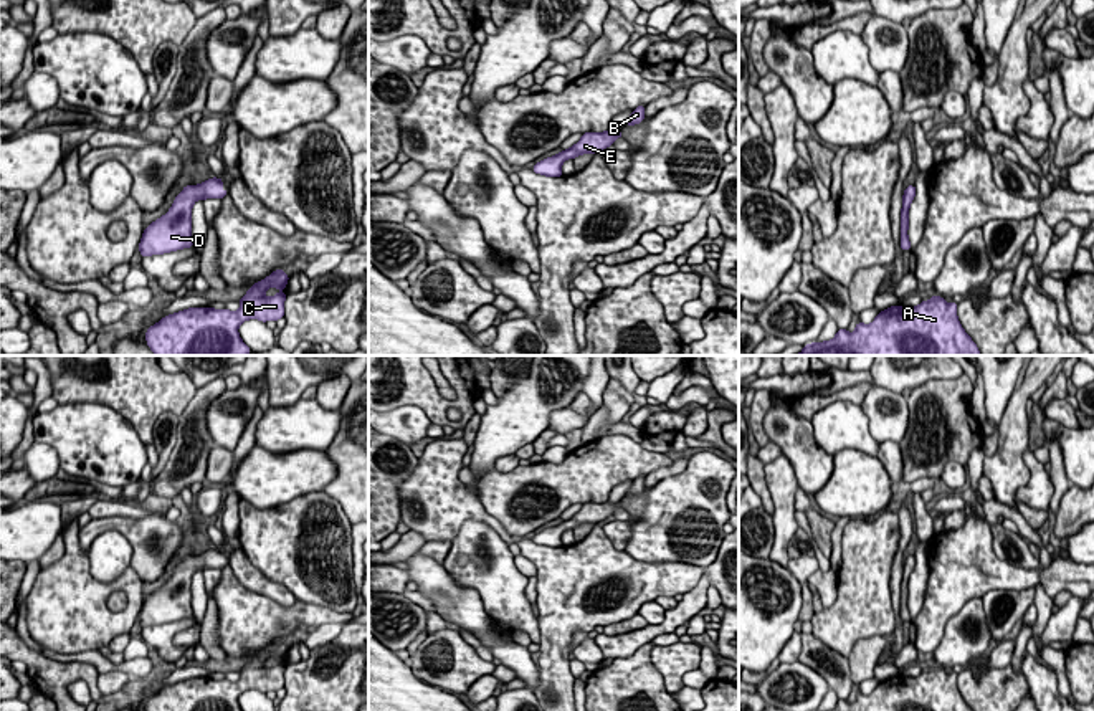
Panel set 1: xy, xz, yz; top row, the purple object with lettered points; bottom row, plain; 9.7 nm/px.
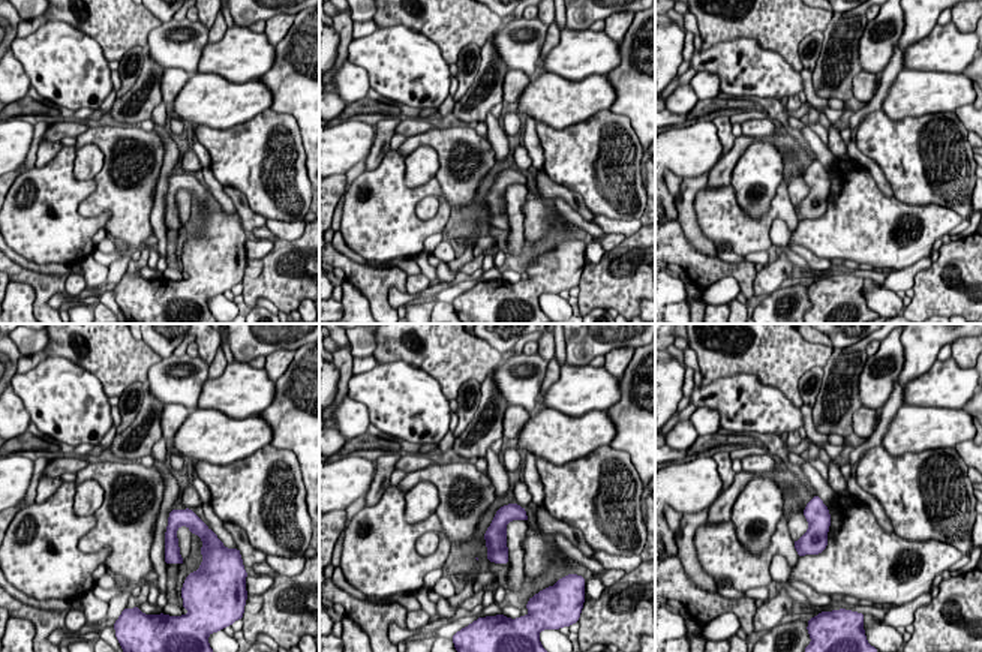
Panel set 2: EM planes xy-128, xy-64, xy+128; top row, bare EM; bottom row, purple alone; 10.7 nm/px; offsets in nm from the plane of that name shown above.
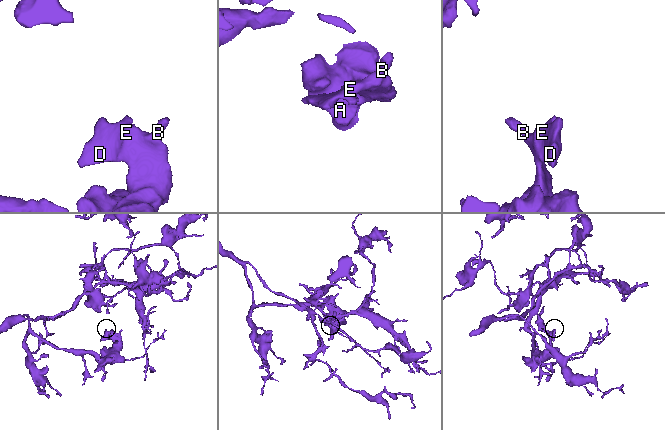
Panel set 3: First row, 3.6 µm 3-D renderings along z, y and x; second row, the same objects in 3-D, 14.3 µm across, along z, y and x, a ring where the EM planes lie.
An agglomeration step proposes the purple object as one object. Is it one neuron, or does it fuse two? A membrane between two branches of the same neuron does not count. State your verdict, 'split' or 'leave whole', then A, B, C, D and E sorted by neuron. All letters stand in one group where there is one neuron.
leave whole | A B C D E

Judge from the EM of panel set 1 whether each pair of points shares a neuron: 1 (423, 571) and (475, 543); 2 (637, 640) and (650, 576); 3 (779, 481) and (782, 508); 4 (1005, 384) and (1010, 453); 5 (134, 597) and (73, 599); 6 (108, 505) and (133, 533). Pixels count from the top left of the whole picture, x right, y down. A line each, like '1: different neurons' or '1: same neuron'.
1: different neurons
2: different neurons
3: same neuron
4: different neurons
5: same neuron
6: different neurons

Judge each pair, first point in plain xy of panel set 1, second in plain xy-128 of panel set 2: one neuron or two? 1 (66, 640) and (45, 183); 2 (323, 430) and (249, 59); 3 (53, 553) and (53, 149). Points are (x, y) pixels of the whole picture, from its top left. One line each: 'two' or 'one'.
1: one
2: one
3: one

